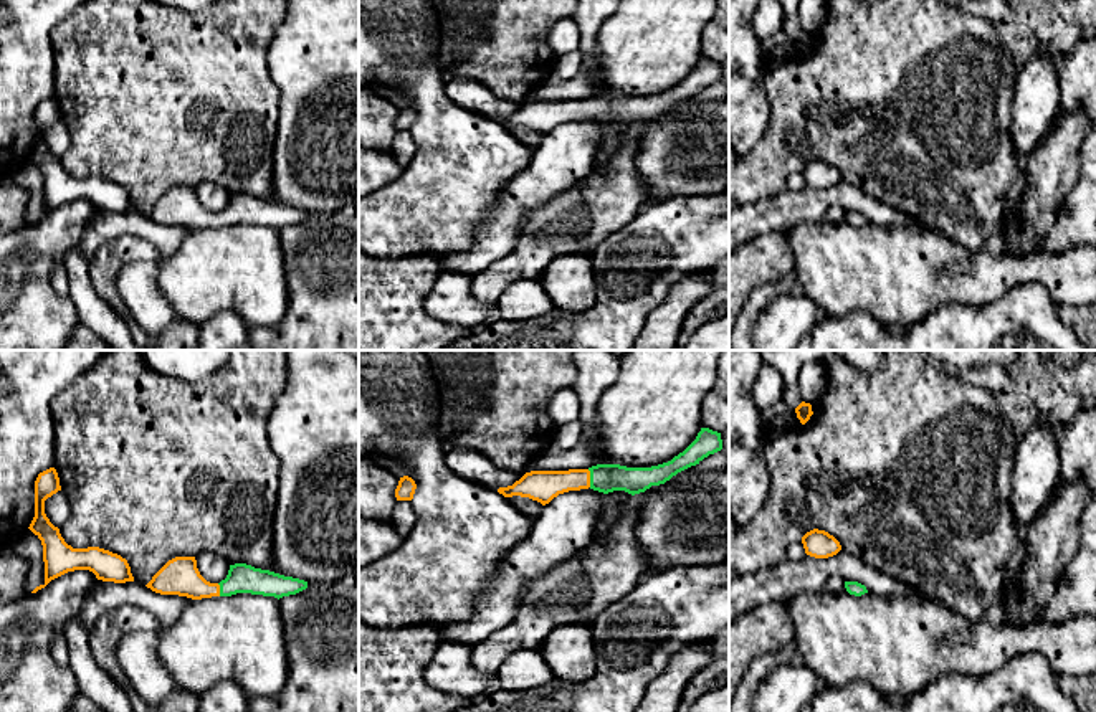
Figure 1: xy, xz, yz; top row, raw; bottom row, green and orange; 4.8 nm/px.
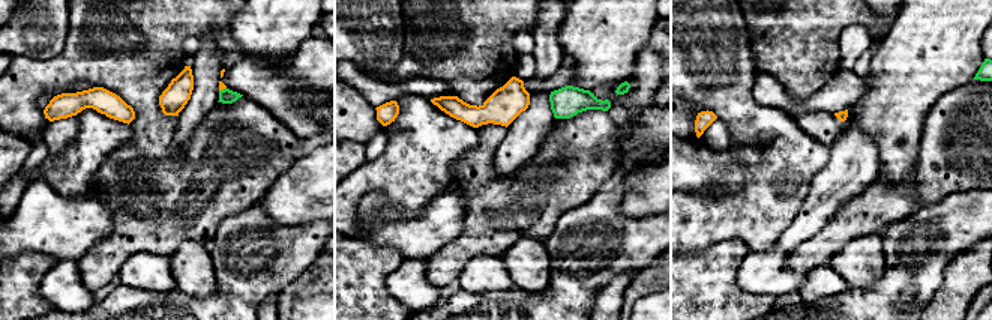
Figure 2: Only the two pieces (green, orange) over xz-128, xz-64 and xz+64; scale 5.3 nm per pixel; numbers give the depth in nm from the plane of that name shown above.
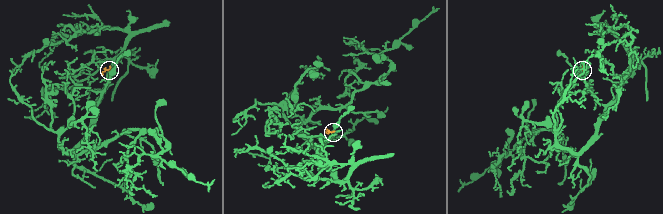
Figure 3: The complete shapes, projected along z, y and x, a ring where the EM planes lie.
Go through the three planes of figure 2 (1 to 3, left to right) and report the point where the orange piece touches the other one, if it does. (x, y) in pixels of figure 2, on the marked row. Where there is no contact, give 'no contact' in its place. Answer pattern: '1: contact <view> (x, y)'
1: contact xz-128 (224, 89)
2: no contact
3: no contact

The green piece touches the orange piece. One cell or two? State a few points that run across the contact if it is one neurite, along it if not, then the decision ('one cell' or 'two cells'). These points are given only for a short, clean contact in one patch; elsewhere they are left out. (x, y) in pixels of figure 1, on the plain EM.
one cell

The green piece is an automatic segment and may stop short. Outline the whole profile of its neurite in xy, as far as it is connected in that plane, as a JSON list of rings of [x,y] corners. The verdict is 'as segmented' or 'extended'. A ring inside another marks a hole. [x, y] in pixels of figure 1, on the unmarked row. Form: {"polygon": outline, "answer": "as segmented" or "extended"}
{"polygon": [[[175,187],[145,216],[160,225],[179,225],[192,230],[231,226],[236,223],[274,226],[279,230],[306,220],[307,211],[246,193],[235,193],[230,195],[225,210],[210,213],[200,205],[195,187]]], "answer": "extended"}

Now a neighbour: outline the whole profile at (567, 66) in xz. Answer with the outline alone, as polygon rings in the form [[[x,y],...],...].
[[[577,50],[560,56],[554,64],[554,71],[560,78],[570,79],[584,73],[582,64],[584,64],[584,58],[582,53]]]

